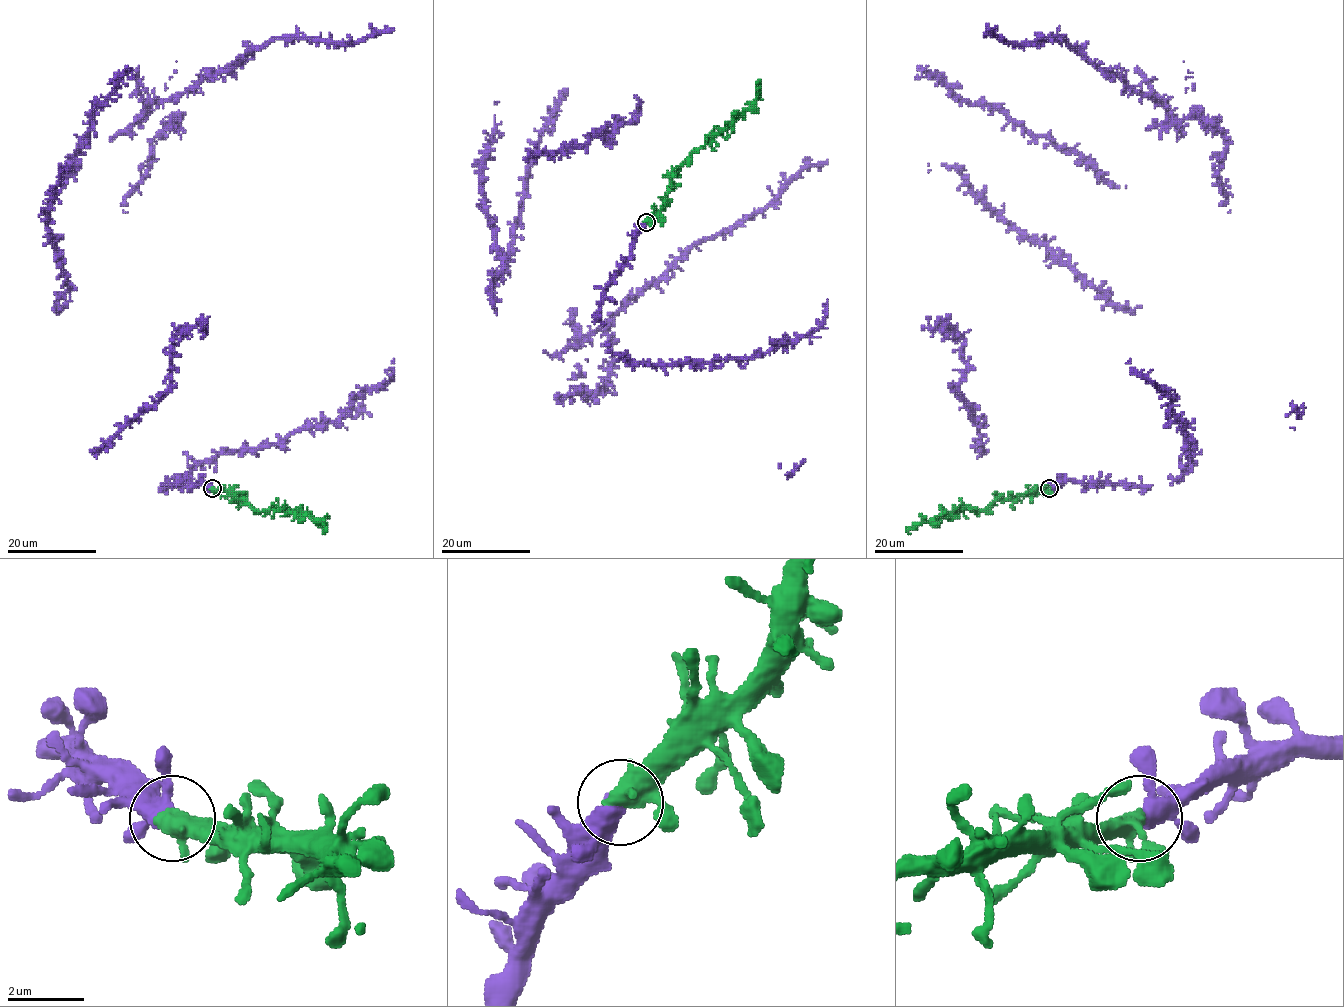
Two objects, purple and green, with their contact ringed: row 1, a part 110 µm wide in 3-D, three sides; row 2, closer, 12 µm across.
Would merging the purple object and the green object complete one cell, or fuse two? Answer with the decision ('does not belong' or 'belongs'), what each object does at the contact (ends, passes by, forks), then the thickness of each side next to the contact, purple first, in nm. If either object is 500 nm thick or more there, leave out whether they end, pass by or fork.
belongs; purple forks there; green passes by; 320 nm thick on the purple side, 420 nm on the other

